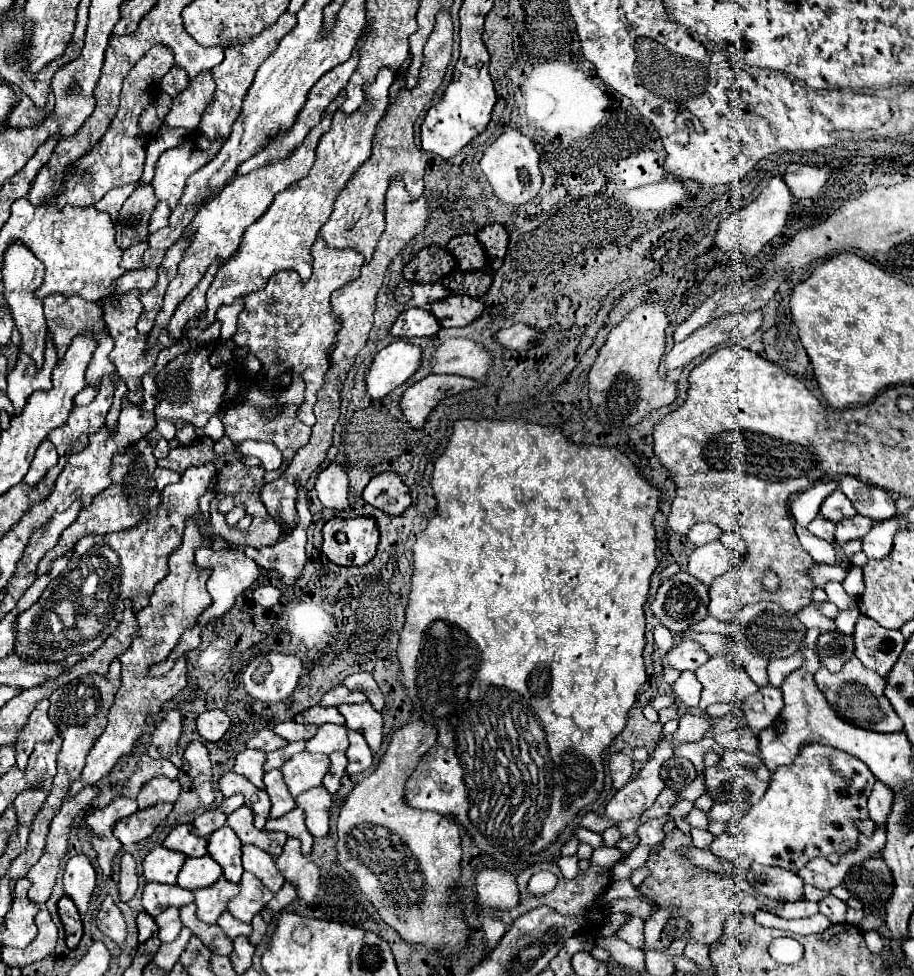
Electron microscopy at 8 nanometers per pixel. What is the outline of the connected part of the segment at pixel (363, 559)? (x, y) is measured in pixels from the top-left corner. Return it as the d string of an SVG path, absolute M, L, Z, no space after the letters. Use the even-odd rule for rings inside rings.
M331 518L325 526L323 526L323 546L321 552L339 566L365 566L367 562L373 560L375 556L375 548L379 542L379 532L377 526L371 518L351 518L351 520L343 520L343 518ZM337 532L343 532L347 536L347 542L339 542L335 538Z

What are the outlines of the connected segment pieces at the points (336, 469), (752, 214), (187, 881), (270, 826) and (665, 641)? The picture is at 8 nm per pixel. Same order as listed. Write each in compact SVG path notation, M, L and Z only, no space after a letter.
M329 464L325 470L321 470L315 480L315 492L323 508L337 510L337 512L347 510L349 508L347 484L349 484L347 472L341 466Z
M773 176L771 182L769 182L769 186L759 194L757 200L753 200L751 204L747 204L741 210L729 214L719 224L719 230L717 230L717 236L715 236L715 246L719 246L725 252L737 250L737 252L755 256L757 252L761 252L765 248L767 242L771 242L775 236L783 234L783 228L785 228L787 216L791 212L793 200L795 198L793 198L789 186L785 184L785 180L781 176Z
M211 856L187 858L179 872L179 886L185 890L199 890L205 886L213 886L223 876L221 866Z
M301 808L291 810L289 814L281 816L281 818L271 818L265 824L265 830L279 830L285 832L287 836L293 836L297 840L301 840L301 850L303 854L311 852L313 846L313 836L309 834L309 830L305 830L305 812Z
M661 622L655 624L653 628L653 638L655 638L655 648L661 656L665 656L673 646L675 646L675 636L665 628L661 626Z

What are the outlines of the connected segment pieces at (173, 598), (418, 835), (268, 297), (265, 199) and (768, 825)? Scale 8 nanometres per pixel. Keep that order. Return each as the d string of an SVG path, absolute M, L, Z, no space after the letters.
M187 522L185 532L183 532L183 544L169 558L167 578L163 578L159 582L161 586L155 586L155 594L151 596L149 606L145 606L141 612L137 612L139 634L133 638L129 650L125 654L121 654L121 658L119 658L119 662L121 662L121 688L115 696L115 704L109 710L109 724L107 724L105 732L99 736L99 740L93 744L79 780L75 780L69 788L69 796L75 796L79 790L93 786L101 778L105 778L121 756L131 754L135 742L149 728L149 724L147 724L149 716L157 714L167 700L171 700L179 690L183 690L183 686L187 682L185 680L185 676L187 676L185 658L177 660L173 670L169 670L169 674L161 676L161 684L151 684L151 680L147 678L147 670L151 664L163 662L169 656L169 652L177 646L181 634L187 628L193 628L199 614L211 604L211 596L205 588L209 572L195 566L193 552L199 546L209 546L209 544L201 538L201 534L197 530L197 522Z
M413 716L405 726L393 732L389 748L369 778L363 778L347 796L339 820L337 820L337 858L341 866L355 876L359 888L373 900L375 908L379 910L381 918L395 928L401 938L407 942L421 942L427 948L441 950L445 956L455 954L459 948L467 944L469 930L461 922L461 910L453 908L451 886L459 880L459 862L461 862L461 838L459 826L453 814L437 814L437 812L421 812L413 810L405 800L405 784L415 772L417 764L421 762L423 754L435 744L437 728L433 724L423 722L421 718Z
M317 238L313 244L311 256L313 274L309 282L303 284L297 272L283 270L273 274L261 292L245 298L245 308L239 314L237 332L233 336L237 348L245 348L247 354L259 358L261 370L253 376L253 380L259 382L257 388L263 394L279 394L285 390L281 384L281 376L285 372L303 378L305 402L299 406L297 418L307 426L315 424L313 404L317 400L317 390L323 386L323 374L329 368L329 348L337 332L337 322L331 316L329 296L339 286L359 278L359 270L363 266L363 254L357 254L355 250L329 248L321 238Z
M341 92L337 96L337 100L333 104L329 104L329 108L323 112L321 116L321 122L307 134L307 138L303 140L305 144L301 144L287 160L283 162L271 162L269 166L265 168L259 168L259 170L253 170L245 176L237 176L233 178L221 192L217 198L213 198L211 202L207 202L205 206L199 208L197 216L193 218L193 222L187 226L185 230L185 238L189 242L181 262L179 262L179 272L175 276L175 280L171 280L167 292L165 292L165 302L163 302L163 310L157 314L157 322L155 322L155 328L147 334L147 348L151 348L161 330L169 324L169 318L173 316L175 308L179 306L181 300L185 300L185 296L199 284L199 280L203 278L203 274L207 272L207 268L211 266L213 260L219 260L219 262L225 262L227 258L233 256L233 252L237 250L239 242L241 242L241 234L245 232L245 228L249 224L253 224L267 208L269 204L273 202L273 196L281 190L287 190L293 182L299 182L313 166L315 162L315 148L317 148L317 142L319 138L331 128L331 116L333 112L343 104L345 100L345 92Z
M807 744L793 764L781 766L773 772L765 796L755 806L751 806L751 810L741 820L731 820L725 826L725 832L711 842L711 852L729 860L739 870L747 870L751 862L761 862L799 872L811 858L827 858L831 852L845 850L857 842L859 830L855 820L869 818L867 798L871 794L873 782L873 772L867 770L859 758L853 758L851 754L845 754L837 748Z

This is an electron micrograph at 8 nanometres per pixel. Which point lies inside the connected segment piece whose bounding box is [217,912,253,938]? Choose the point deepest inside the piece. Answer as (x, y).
(233, 928)

